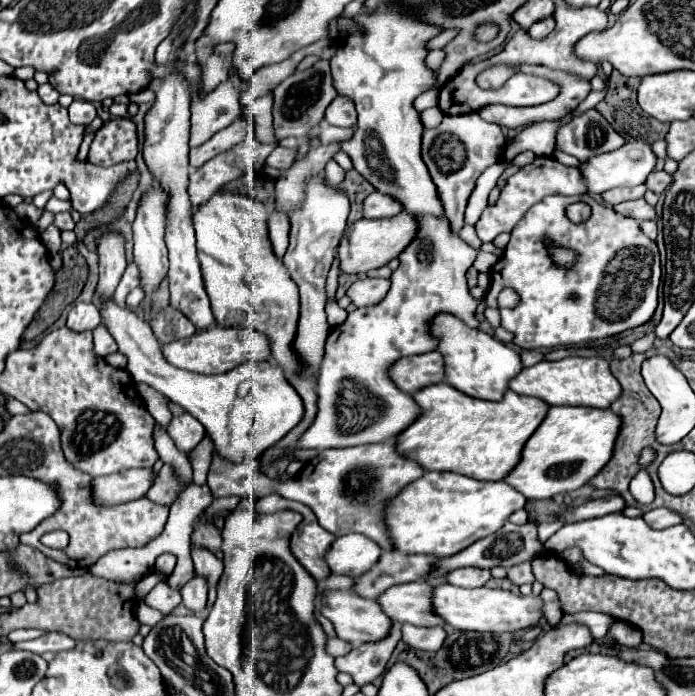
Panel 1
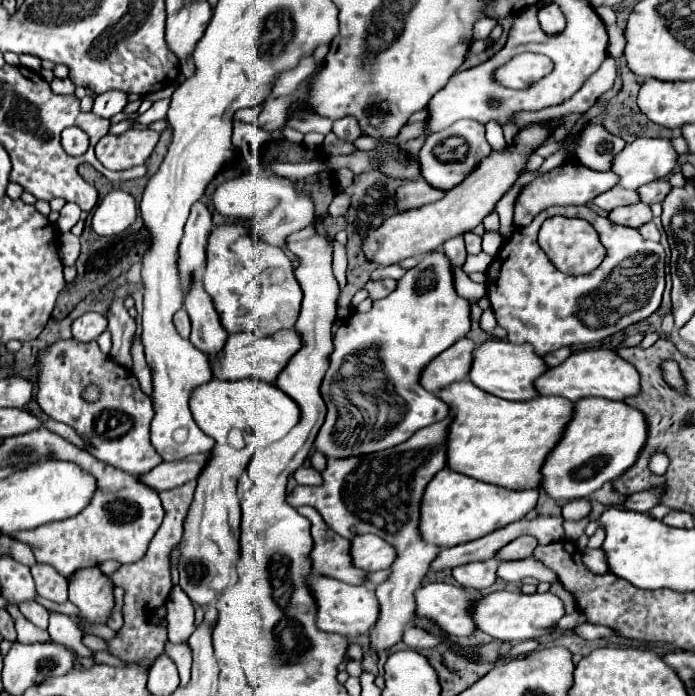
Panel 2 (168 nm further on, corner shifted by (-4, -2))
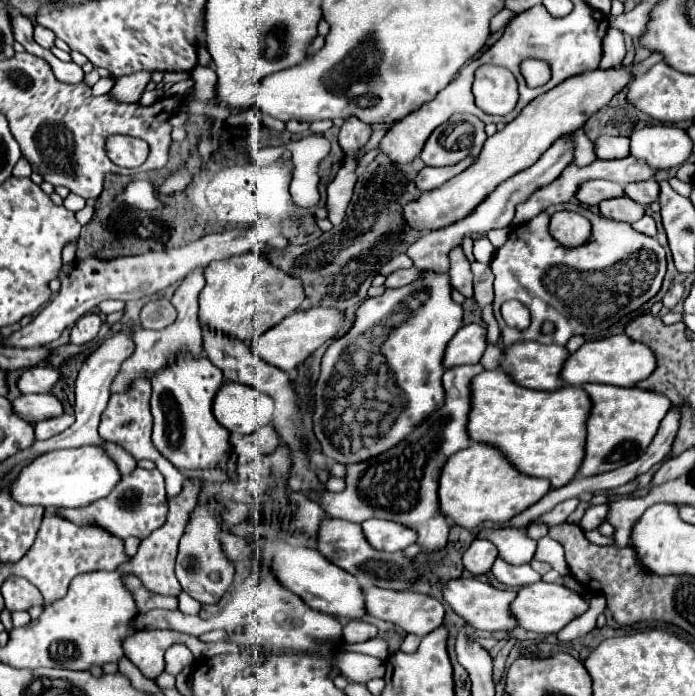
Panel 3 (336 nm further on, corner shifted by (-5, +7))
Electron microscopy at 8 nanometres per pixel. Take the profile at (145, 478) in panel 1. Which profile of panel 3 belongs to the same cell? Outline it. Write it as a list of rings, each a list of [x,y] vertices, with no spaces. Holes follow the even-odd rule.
[[[265,425],[257,433],[251,433],[251,435],[233,433],[231,435],[231,445],[233,445],[233,453],[237,455],[239,463],[245,465],[245,463],[253,461],[261,453],[275,451],[281,445],[281,439],[279,439],[279,435],[277,435],[277,431],[273,427]]]

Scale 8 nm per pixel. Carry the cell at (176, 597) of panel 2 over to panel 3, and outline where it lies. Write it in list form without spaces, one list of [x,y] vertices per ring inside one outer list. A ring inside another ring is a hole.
[[[177,643],[177,645],[169,647],[167,653],[165,653],[165,663],[167,663],[167,665],[165,665],[165,671],[167,671],[169,675],[177,677],[193,659],[195,659],[193,653],[191,653],[185,645]]]

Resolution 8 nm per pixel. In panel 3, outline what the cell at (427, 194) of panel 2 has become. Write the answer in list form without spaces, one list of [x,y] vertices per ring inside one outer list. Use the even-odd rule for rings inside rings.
[[[467,157],[461,163],[449,165],[449,167],[425,167],[419,175],[417,175],[417,187],[421,191],[431,191],[441,187],[445,181],[453,179],[455,175],[459,175],[461,171],[465,171],[469,165],[473,165],[475,157]]]

